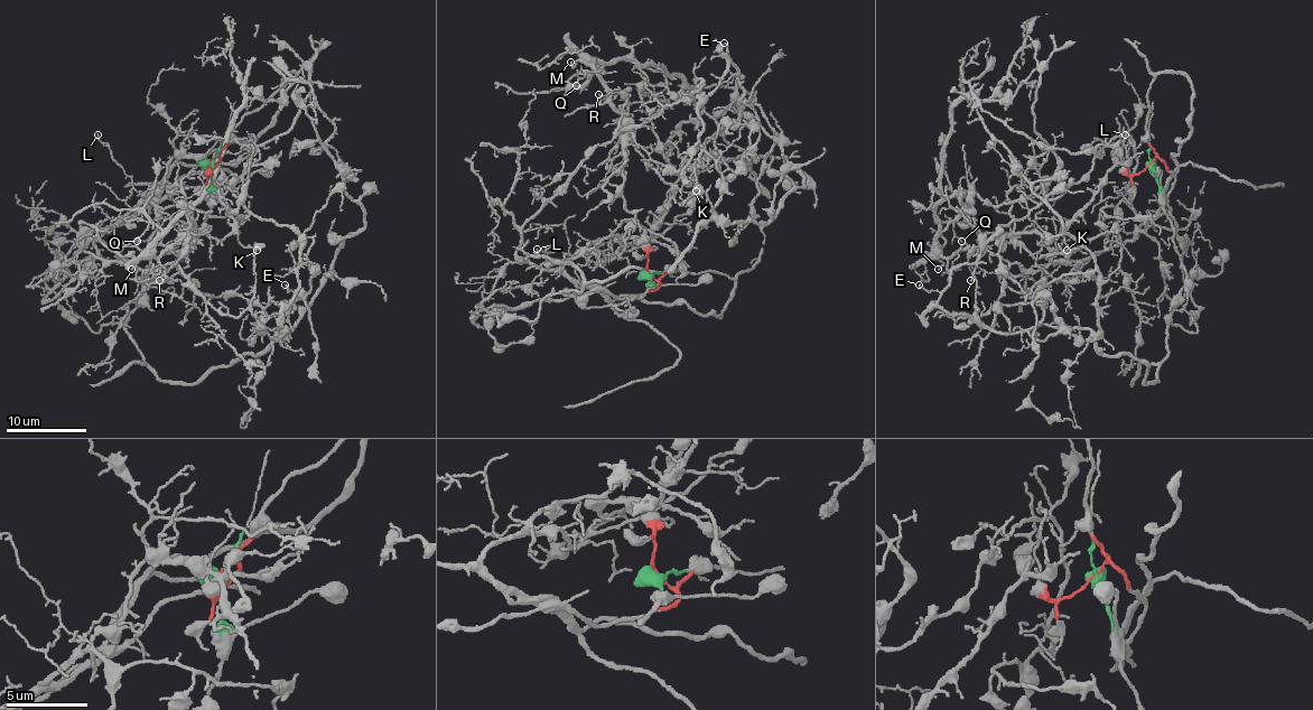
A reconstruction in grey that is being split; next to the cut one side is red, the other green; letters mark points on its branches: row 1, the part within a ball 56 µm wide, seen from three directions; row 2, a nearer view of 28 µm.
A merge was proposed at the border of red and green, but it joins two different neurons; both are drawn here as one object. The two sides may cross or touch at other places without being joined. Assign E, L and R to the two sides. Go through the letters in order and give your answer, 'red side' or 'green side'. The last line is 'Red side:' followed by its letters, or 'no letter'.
E: green side
L: red side
R: red side
Red side: L, R

